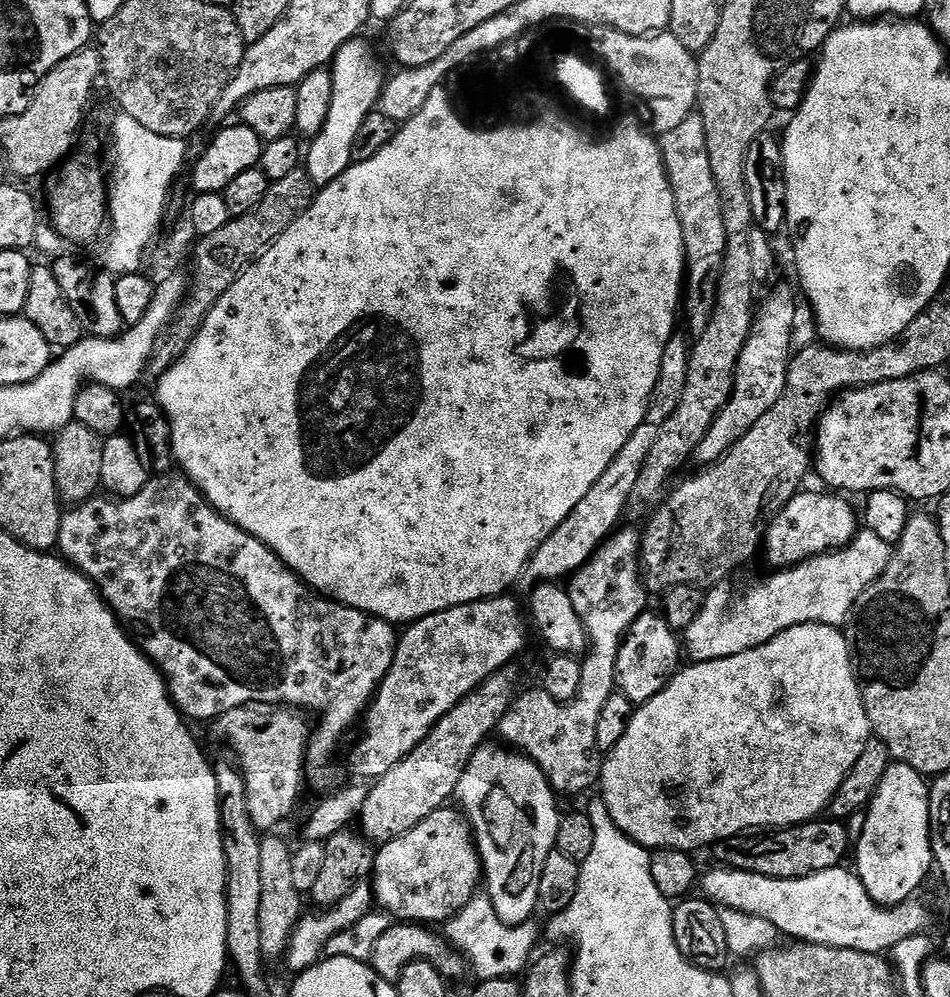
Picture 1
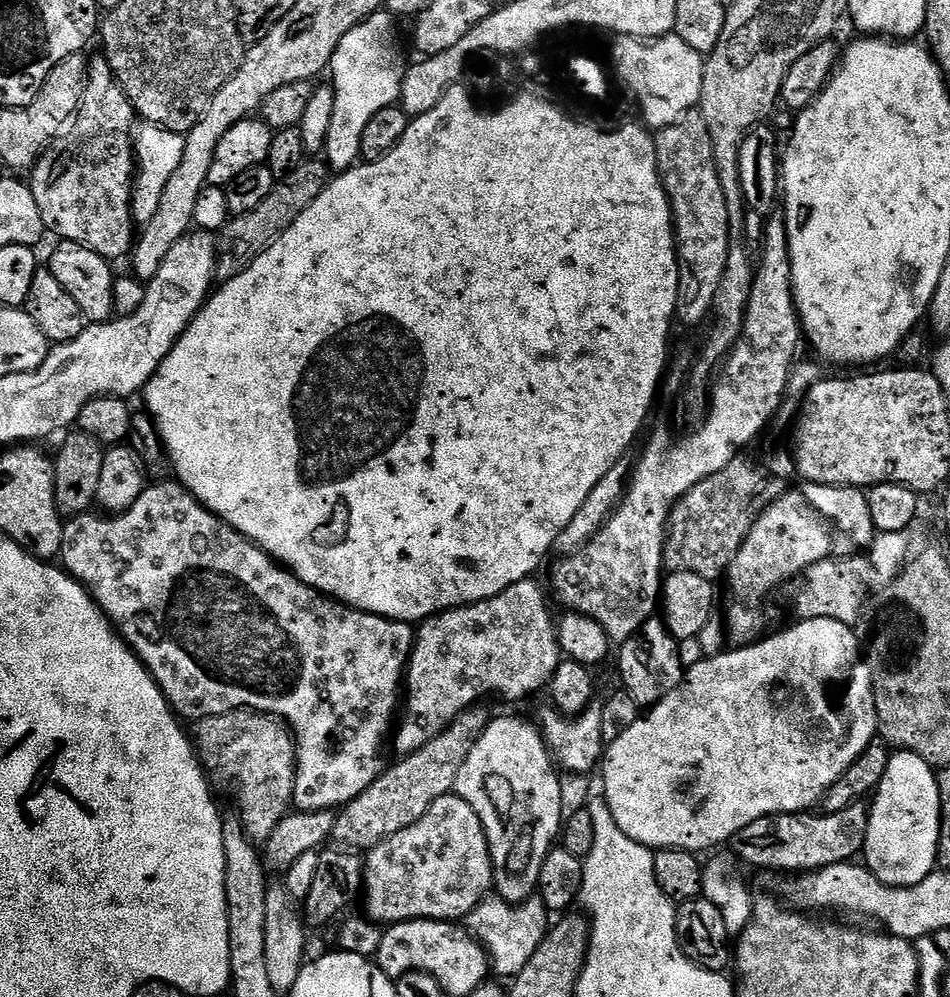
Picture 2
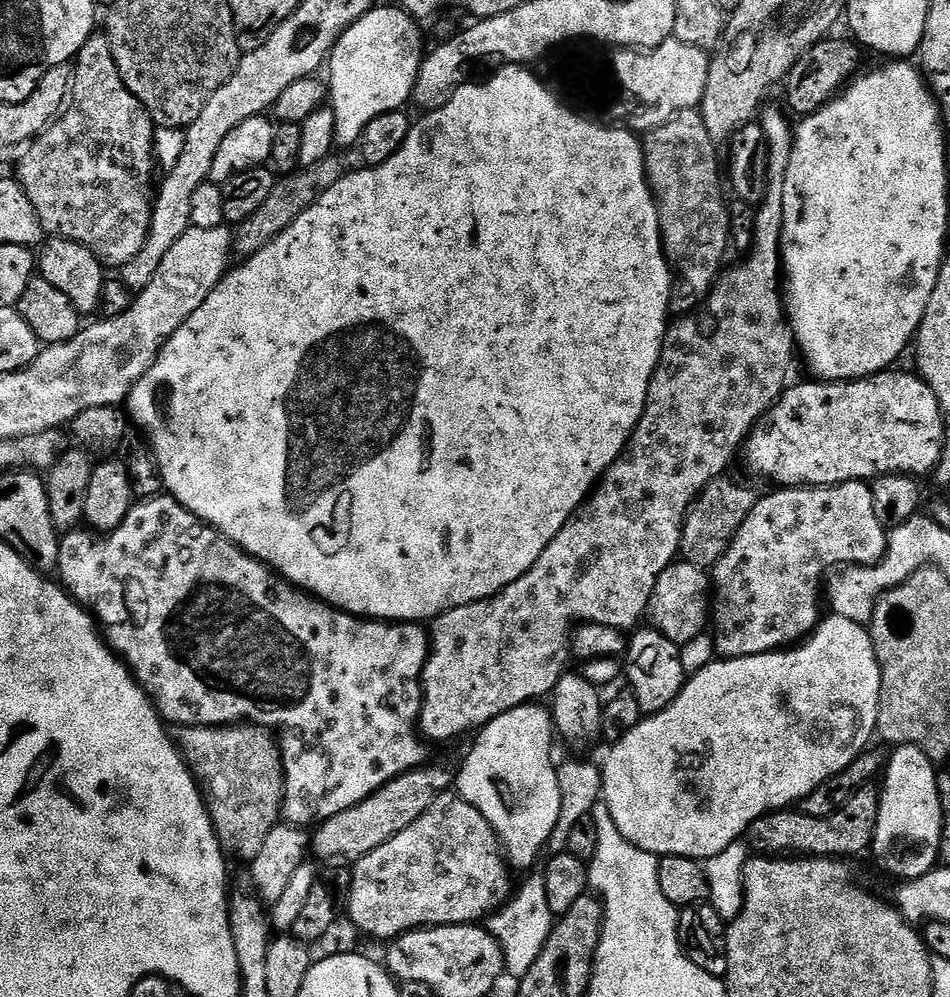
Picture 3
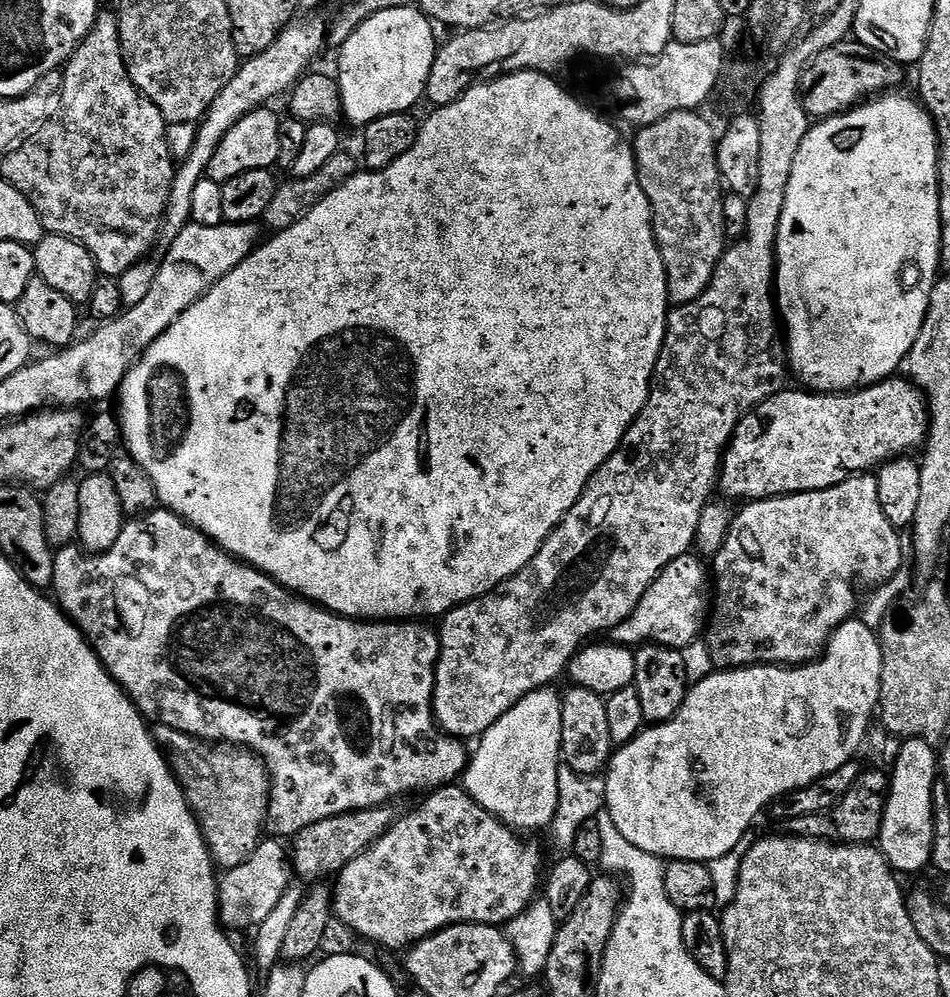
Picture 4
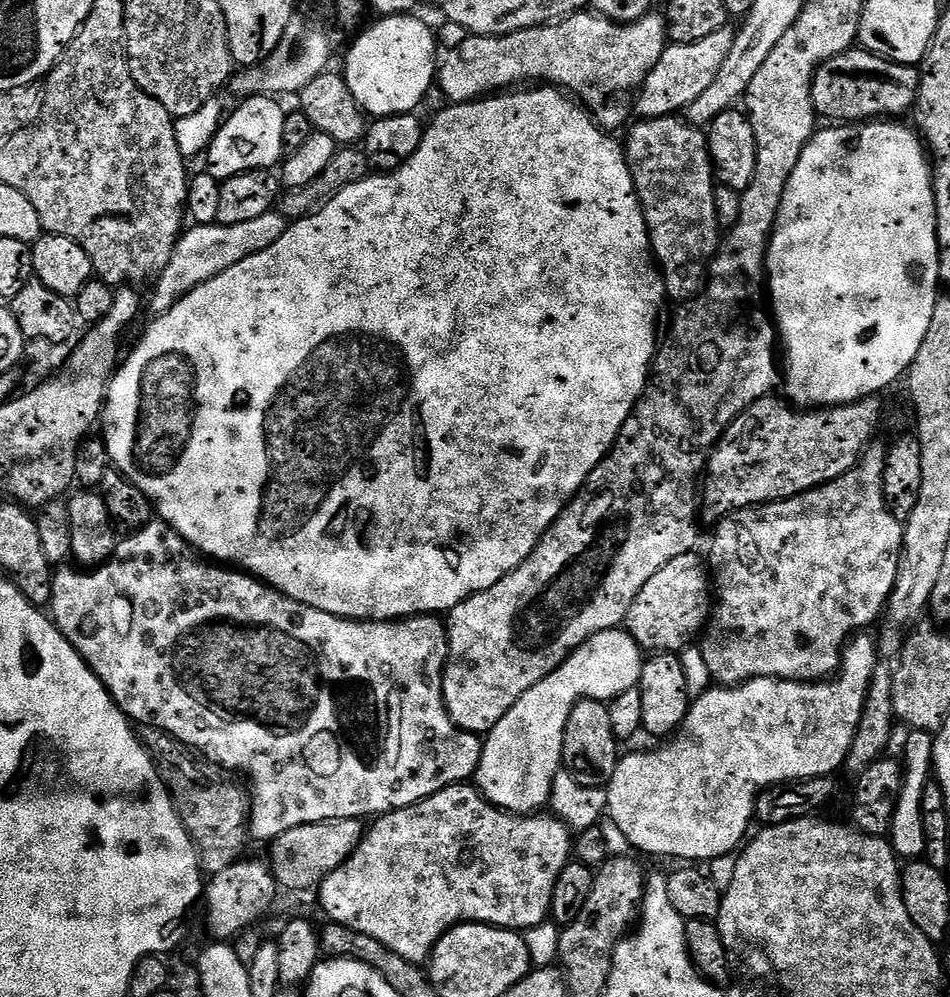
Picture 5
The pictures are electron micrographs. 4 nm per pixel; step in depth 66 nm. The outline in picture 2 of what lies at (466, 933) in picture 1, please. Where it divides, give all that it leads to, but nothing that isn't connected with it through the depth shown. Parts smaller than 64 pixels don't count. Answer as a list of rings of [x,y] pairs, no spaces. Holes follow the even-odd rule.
[[[539,894],[523,900],[520,904],[507,904],[499,898],[485,898],[470,915],[466,917],[466,928],[475,936],[488,954],[490,968],[500,976],[514,978],[530,958],[534,958],[534,950],[542,942],[550,927],[550,913]]]

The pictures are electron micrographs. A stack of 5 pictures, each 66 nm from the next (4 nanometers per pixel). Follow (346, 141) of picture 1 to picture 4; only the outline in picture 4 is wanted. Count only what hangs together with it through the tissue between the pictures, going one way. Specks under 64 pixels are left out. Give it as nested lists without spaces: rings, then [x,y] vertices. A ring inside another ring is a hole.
[[[419,7],[386,9],[376,12],[351,34],[346,44],[338,50],[340,56],[340,107],[343,119],[352,124],[367,126],[386,115],[411,113],[419,100],[425,99],[430,82],[430,70],[434,70],[434,58],[438,51],[437,29],[427,14]]]

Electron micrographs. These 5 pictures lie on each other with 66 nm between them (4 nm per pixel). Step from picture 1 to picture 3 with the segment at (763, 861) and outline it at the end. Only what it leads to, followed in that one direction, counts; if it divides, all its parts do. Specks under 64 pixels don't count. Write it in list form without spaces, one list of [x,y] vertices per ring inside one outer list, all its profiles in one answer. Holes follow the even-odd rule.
[[[875,787],[859,788],[834,814],[826,818],[810,818],[799,810],[770,812],[748,827],[746,843],[753,853],[777,858],[826,856],[849,858],[859,852],[867,853],[872,847],[875,824],[879,812],[880,793]]]

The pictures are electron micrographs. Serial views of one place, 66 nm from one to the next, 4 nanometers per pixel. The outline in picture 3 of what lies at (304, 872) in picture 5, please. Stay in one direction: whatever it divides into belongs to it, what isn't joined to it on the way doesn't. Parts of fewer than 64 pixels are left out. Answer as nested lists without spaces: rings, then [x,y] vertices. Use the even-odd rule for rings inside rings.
[[[428,767],[403,772],[358,806],[350,806],[350,810],[342,810],[342,814],[329,816],[315,829],[316,836],[314,832],[311,837],[311,855],[316,855],[317,861],[324,860],[320,862],[355,862],[370,854],[370,850],[378,850],[382,842],[390,842],[394,834],[402,834],[410,822],[418,822],[418,818],[422,818],[422,814],[426,814],[438,797],[445,795],[454,784],[453,773],[444,768]]]

